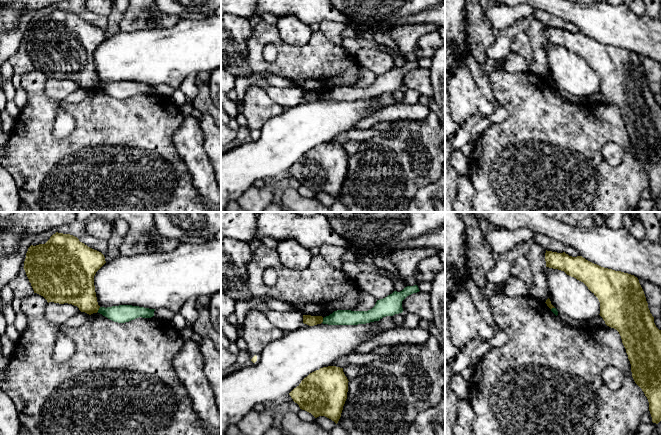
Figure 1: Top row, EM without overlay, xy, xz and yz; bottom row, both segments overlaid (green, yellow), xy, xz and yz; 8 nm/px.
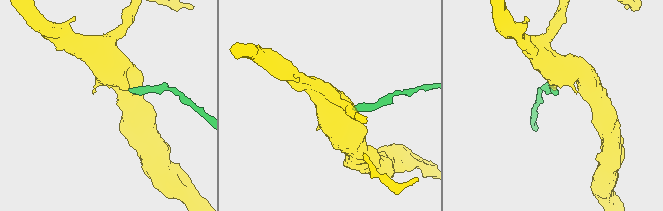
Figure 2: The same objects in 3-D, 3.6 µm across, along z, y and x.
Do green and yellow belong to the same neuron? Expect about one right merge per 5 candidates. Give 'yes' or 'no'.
no

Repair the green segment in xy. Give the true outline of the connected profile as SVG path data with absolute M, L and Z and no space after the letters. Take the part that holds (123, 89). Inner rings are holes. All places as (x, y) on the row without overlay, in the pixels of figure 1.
M119 81L107 84L100 83L98 89L114 98L125 99L139 93L151 94L154 92L154 87L155 85L149 85L139 82Z

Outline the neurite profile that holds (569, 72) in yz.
M546 43L543 49L547 53L548 71L551 80L557 85L558 90L565 90L575 97L589 97L600 90L600 78L588 63L564 47Z

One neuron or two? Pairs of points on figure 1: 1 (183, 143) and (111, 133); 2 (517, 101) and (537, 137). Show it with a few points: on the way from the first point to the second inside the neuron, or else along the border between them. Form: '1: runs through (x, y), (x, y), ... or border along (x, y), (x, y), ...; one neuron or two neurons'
1: border along (182, 120), (173, 134), (173, 145), (184, 163); two neurons
2: runs through (526, 110), (537, 121), (537, 128); one neuron

